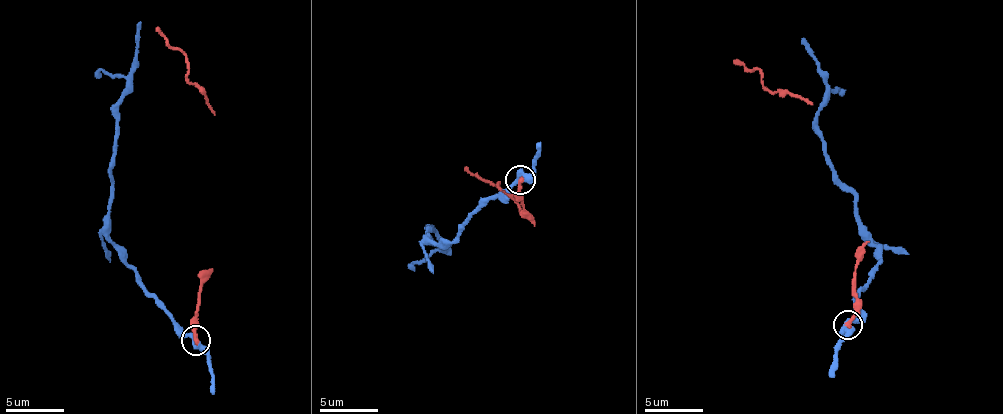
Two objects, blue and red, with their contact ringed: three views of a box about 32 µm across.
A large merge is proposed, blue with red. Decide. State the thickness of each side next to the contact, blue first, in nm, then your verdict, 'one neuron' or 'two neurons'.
calibres 440 and 280 nm; two neurons

